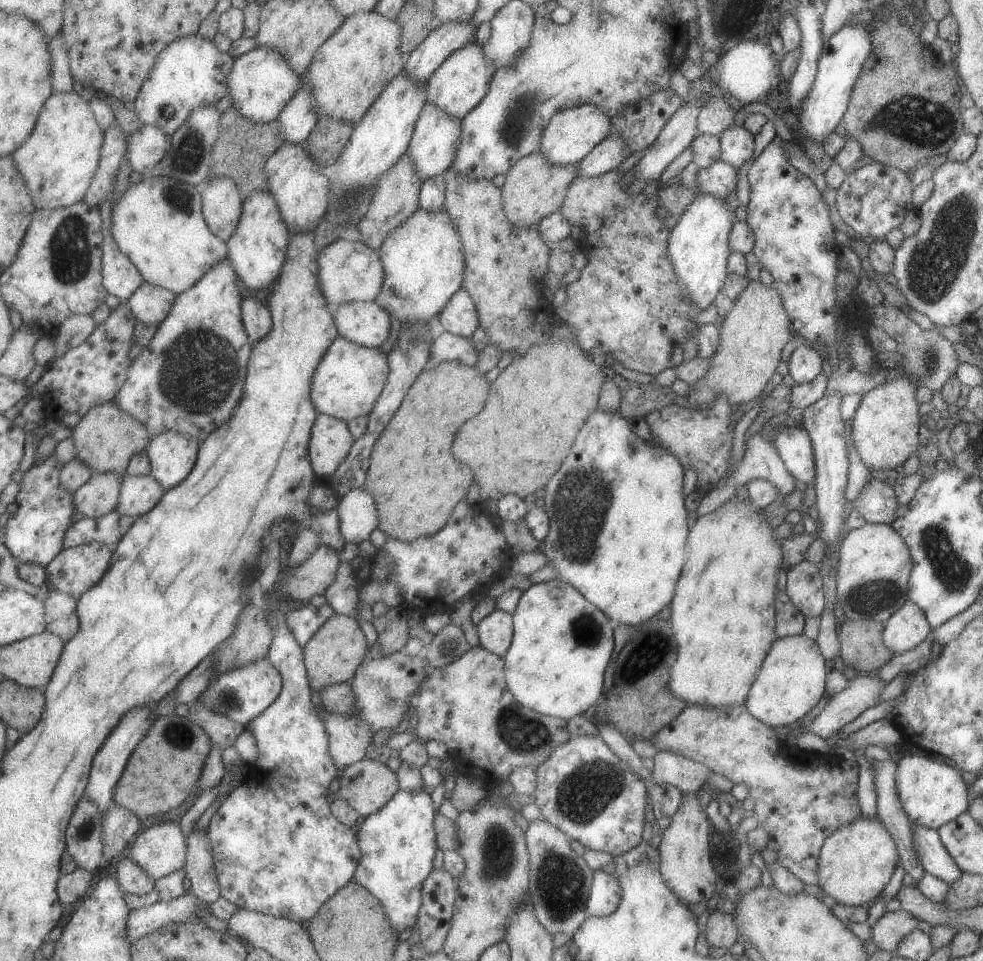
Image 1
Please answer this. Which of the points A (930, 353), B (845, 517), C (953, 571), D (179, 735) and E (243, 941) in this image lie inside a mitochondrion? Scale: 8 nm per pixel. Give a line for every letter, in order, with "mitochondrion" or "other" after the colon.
A: mitochondrion
B: other
C: mitochondrion
D: mitochondrion
E: other

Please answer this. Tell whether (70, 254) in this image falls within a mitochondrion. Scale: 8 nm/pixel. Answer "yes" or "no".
yes

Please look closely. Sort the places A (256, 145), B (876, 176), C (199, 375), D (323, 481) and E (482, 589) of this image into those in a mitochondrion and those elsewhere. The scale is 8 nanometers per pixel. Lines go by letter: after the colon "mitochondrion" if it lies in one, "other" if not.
A: other
B: other
C: mitochondrion
D: other
E: other

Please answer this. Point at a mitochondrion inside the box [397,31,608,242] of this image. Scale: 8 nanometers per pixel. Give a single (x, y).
(514, 132)

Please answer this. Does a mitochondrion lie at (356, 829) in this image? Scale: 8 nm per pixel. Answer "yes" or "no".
no

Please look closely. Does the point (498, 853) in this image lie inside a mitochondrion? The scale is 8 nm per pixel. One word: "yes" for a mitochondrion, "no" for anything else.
yes

